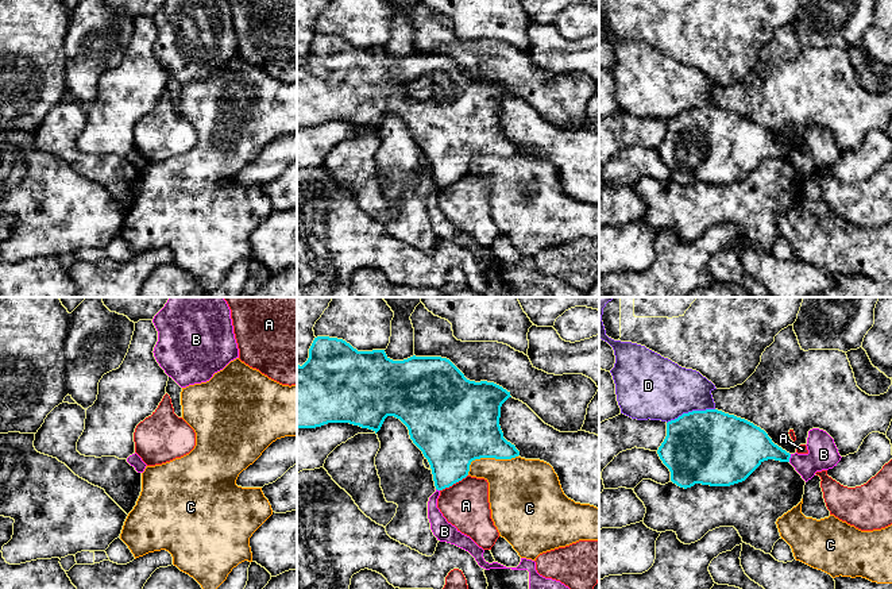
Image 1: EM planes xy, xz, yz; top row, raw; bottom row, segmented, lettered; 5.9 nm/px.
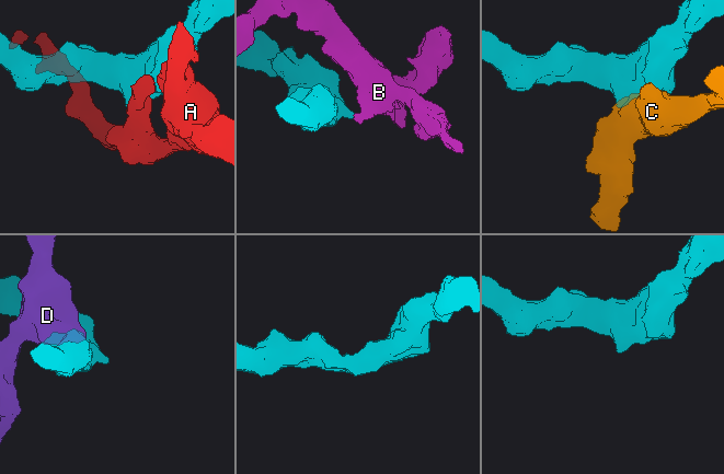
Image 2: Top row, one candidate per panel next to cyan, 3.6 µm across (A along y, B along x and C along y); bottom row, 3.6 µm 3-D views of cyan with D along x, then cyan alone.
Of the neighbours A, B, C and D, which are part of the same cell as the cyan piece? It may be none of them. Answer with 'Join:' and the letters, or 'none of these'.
Join: none of these

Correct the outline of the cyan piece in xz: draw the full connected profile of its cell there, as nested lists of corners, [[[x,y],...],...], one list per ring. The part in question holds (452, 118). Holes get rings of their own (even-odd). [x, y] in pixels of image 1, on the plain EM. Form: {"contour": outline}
{"contour": [[[314,35],[308,58],[297,62],[297,126],[316,126],[328,120],[350,120],[362,126],[381,127],[387,113],[399,116],[409,127],[410,136],[428,157],[437,188],[452,184],[468,173],[475,157],[511,157],[520,153],[514,142],[503,135],[499,123],[501,104],[510,89],[487,78],[470,78],[447,55],[410,54],[390,57],[385,47],[358,49],[343,36]]]}

